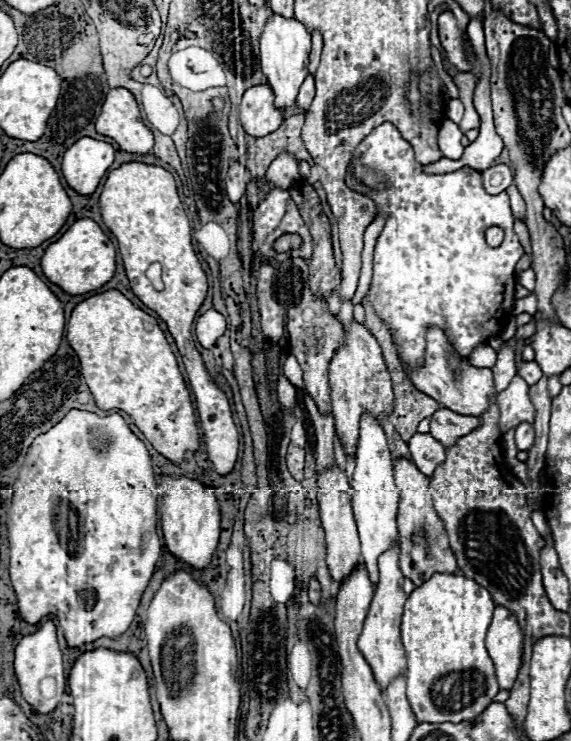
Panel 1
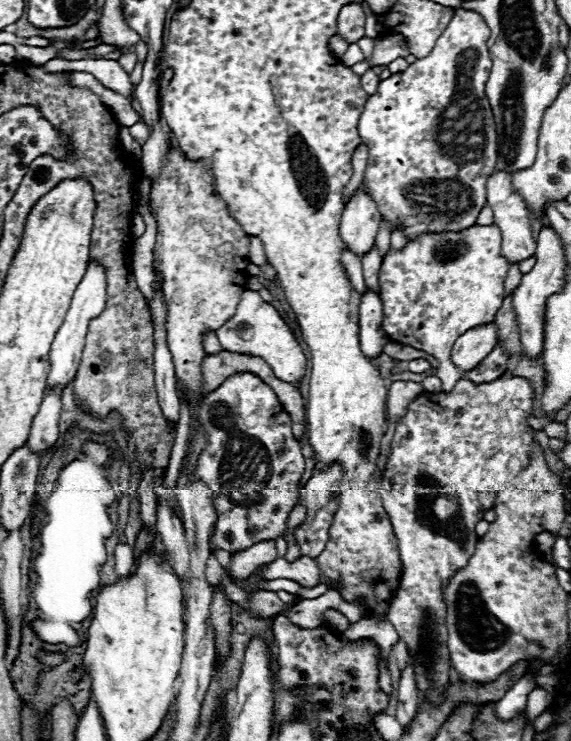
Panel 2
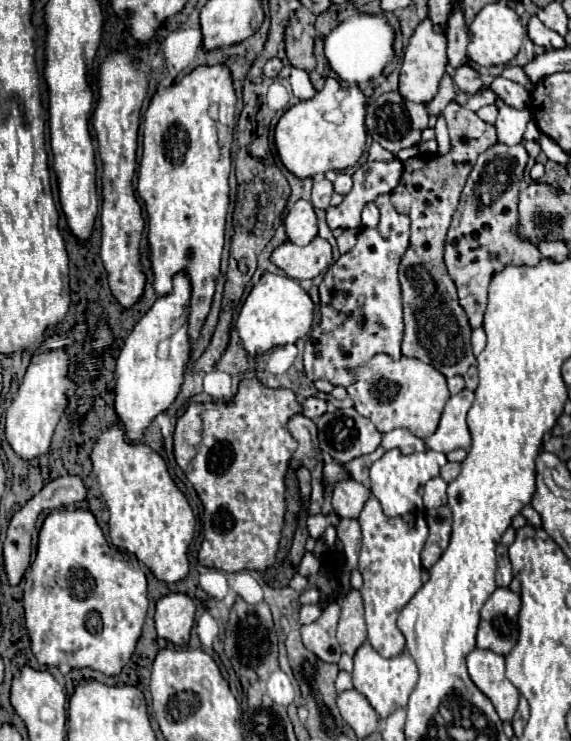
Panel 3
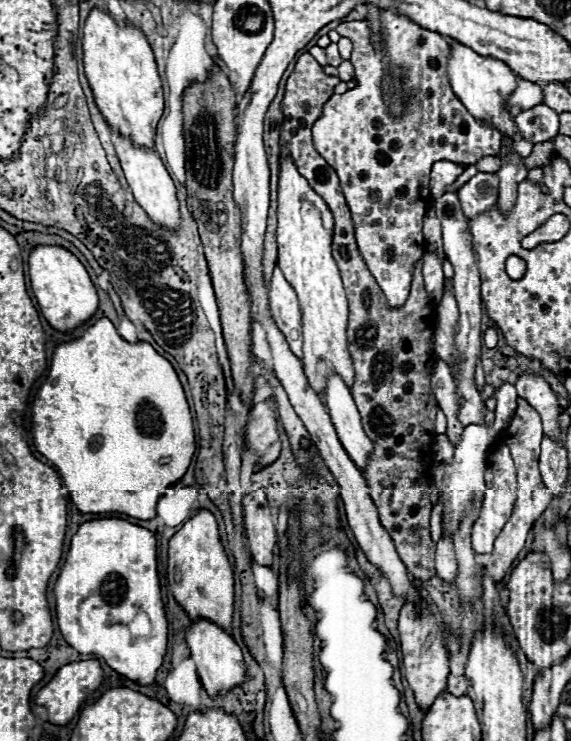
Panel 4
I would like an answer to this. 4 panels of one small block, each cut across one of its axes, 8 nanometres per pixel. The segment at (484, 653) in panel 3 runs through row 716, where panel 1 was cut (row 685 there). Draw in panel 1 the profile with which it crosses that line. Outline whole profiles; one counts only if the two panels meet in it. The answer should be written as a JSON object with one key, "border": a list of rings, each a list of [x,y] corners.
{"border":[[[496,606],[486,634],[486,648],[496,666],[500,690],[510,690],[518,676],[522,666],[522,642],[524,634],[518,618],[508,608]]]}

